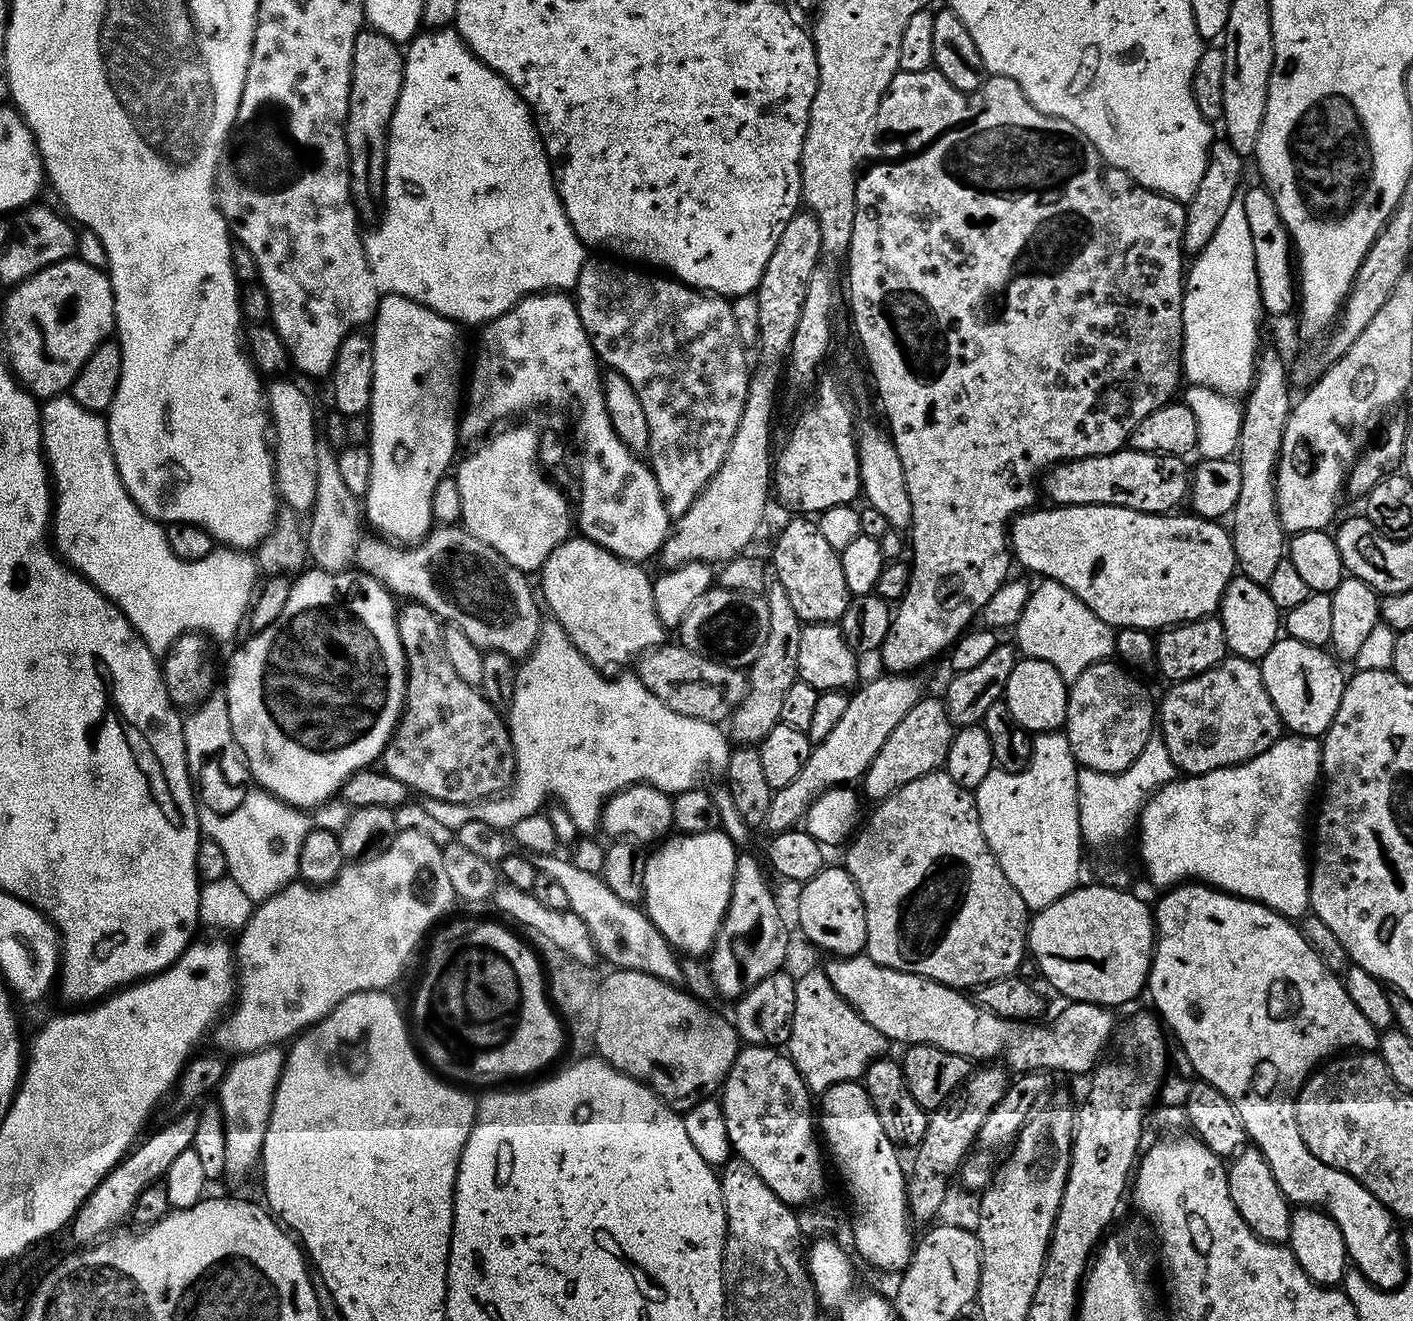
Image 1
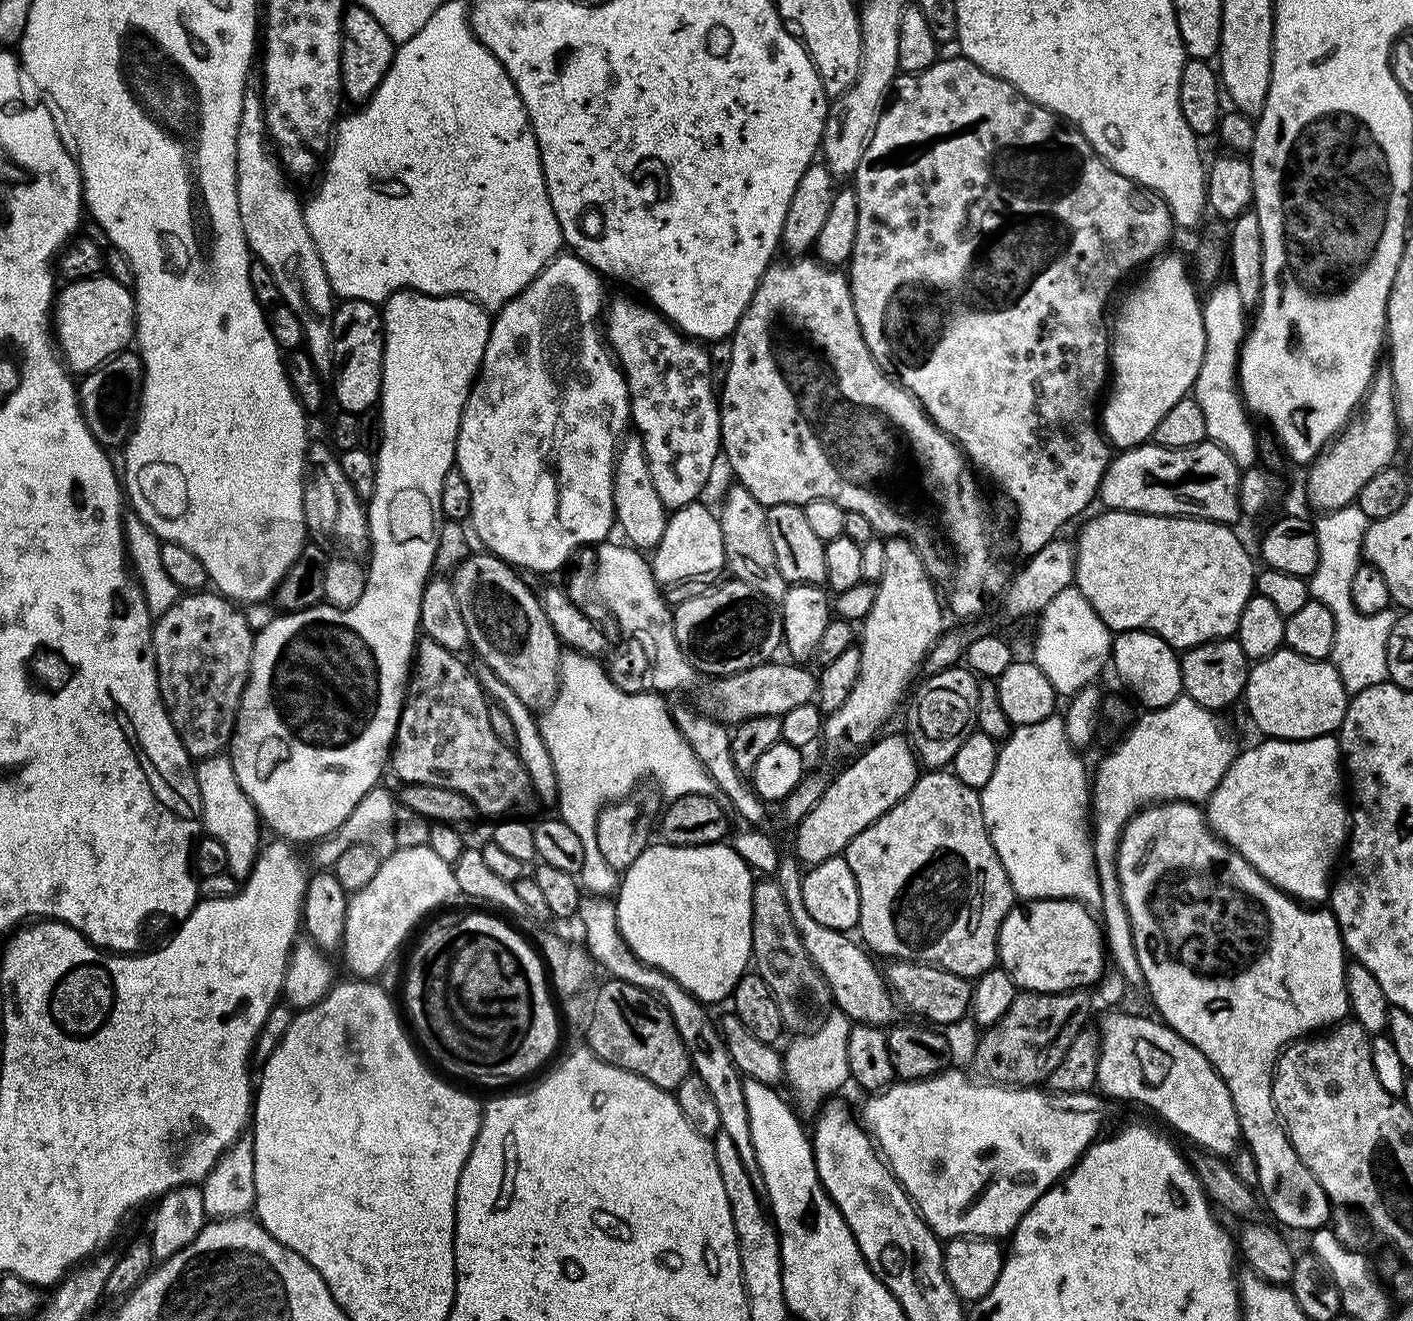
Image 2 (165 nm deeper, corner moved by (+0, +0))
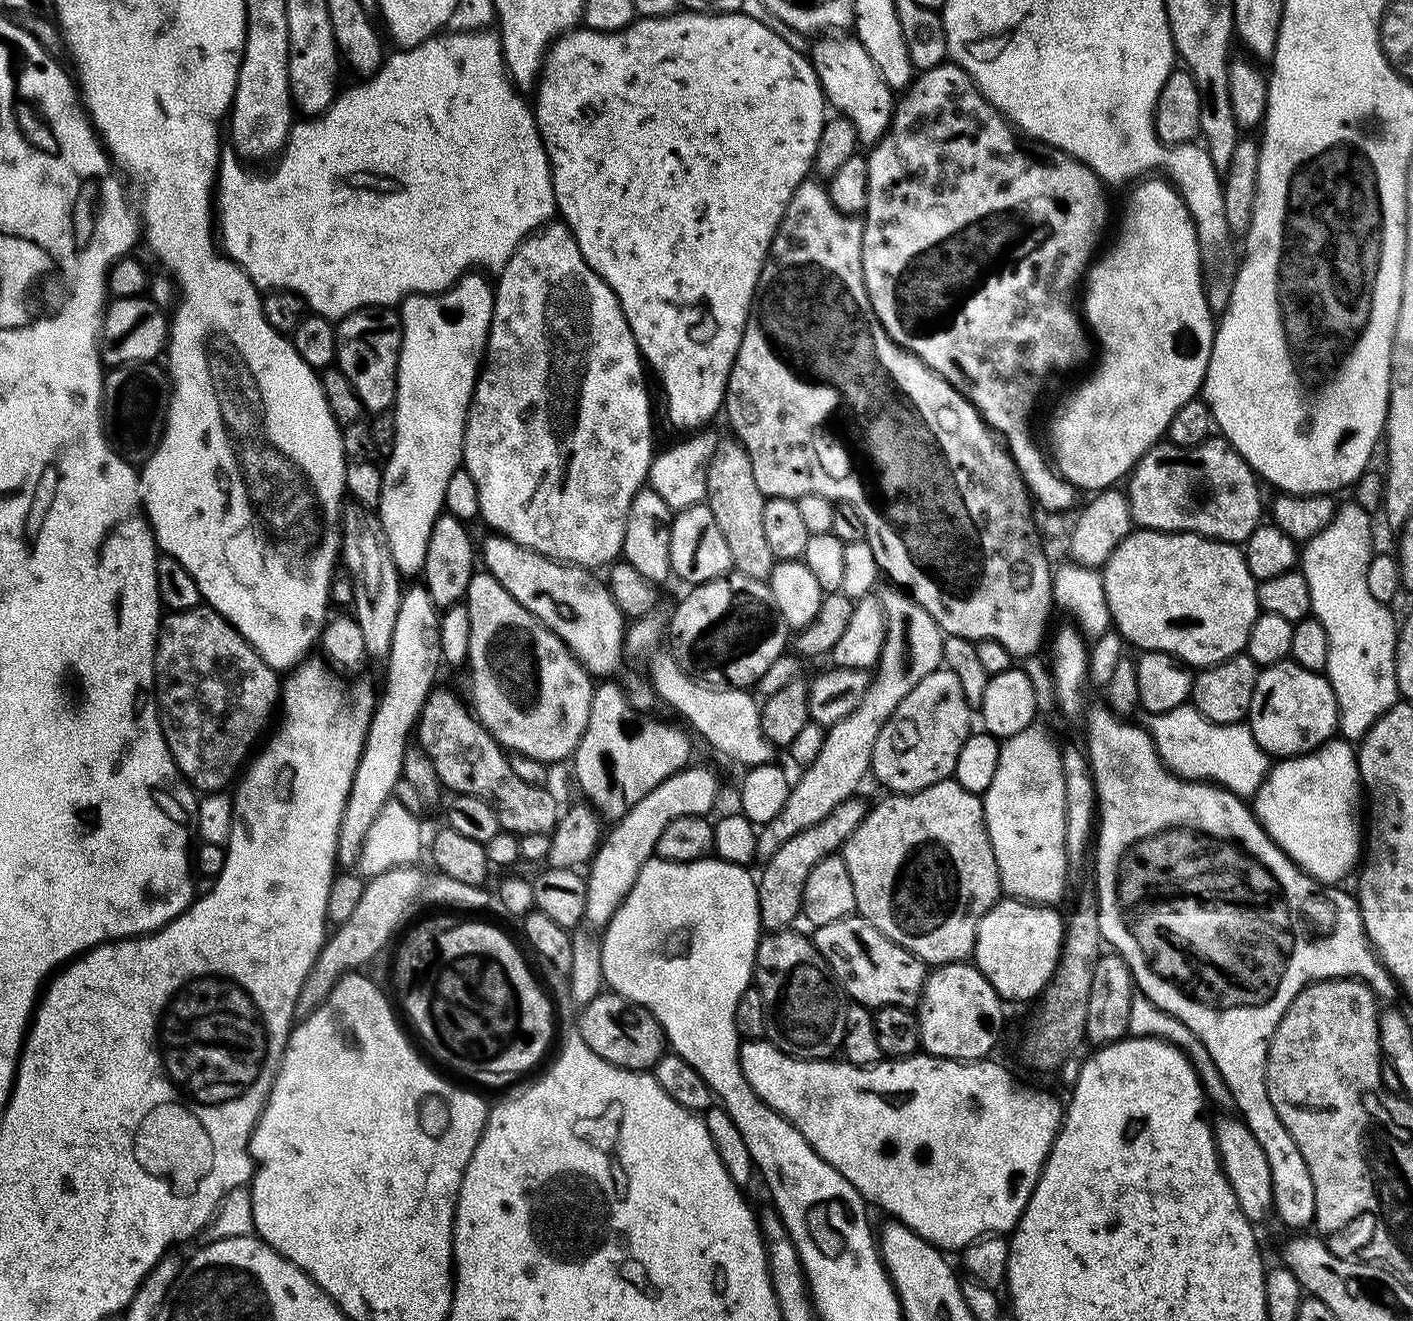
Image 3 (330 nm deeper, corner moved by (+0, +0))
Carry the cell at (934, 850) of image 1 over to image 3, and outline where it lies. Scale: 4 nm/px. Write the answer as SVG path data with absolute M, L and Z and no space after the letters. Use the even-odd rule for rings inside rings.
M954 778L934 782L934 786L926 786L917 792L885 795L885 800L880 800L876 805L869 807L864 820L848 836L842 847L842 855L846 862L846 870L850 870L850 882L854 882L854 898L856 899L856 912L864 916L886 938L912 952L918 959L923 960L928 966L941 964L954 964L964 962L975 953L976 935L978 934L978 922L1001 899L1000 875L998 874L998 862L994 858L994 846L990 842L988 827L984 821L984 802L977 793L966 790Z

